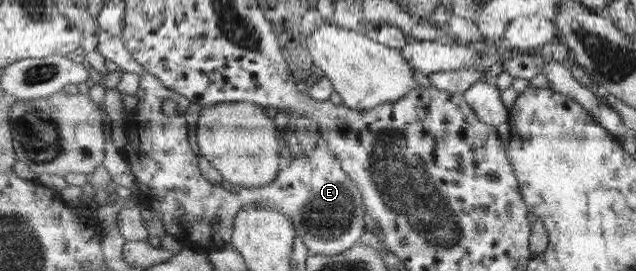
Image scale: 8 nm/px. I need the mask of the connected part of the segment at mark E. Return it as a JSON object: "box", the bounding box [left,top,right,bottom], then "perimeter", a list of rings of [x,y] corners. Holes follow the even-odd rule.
{"box":[96,37,366,255],"perimeter":[[[102,37],[96,49],[124,72],[140,75],[137,112],[129,118],[130,142],[122,154],[131,164],[142,201],[149,209],[161,213],[167,233],[185,247],[197,251],[227,247],[232,240],[236,215],[246,207],[272,208],[291,217],[311,255],[341,255],[359,243],[366,232],[364,196],[322,137],[312,150],[295,153],[275,182],[267,186],[237,186],[231,191],[225,190],[202,174],[197,147],[193,147],[193,139],[189,139],[185,114],[187,107],[193,107],[193,100],[165,87],[162,79],[135,60],[123,38]],[[165,99],[172,99],[177,105],[173,117],[163,113]]]}

